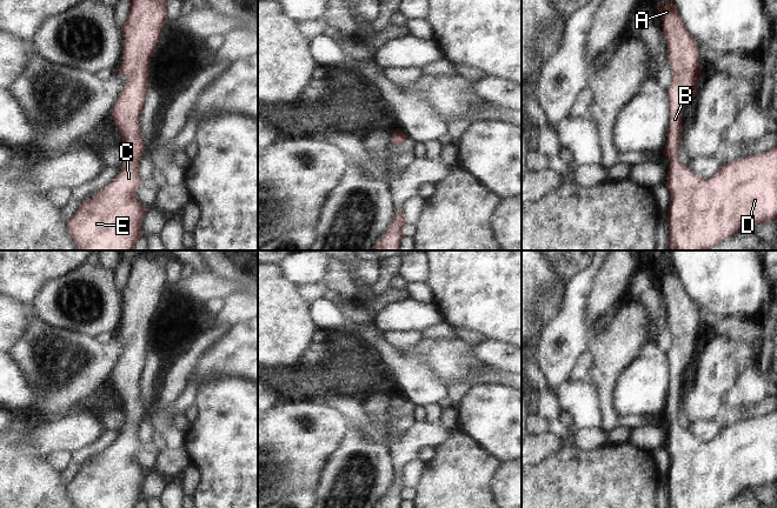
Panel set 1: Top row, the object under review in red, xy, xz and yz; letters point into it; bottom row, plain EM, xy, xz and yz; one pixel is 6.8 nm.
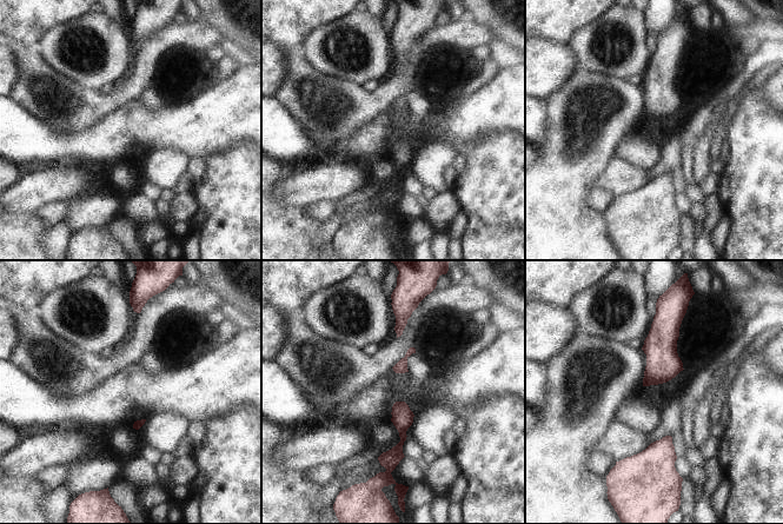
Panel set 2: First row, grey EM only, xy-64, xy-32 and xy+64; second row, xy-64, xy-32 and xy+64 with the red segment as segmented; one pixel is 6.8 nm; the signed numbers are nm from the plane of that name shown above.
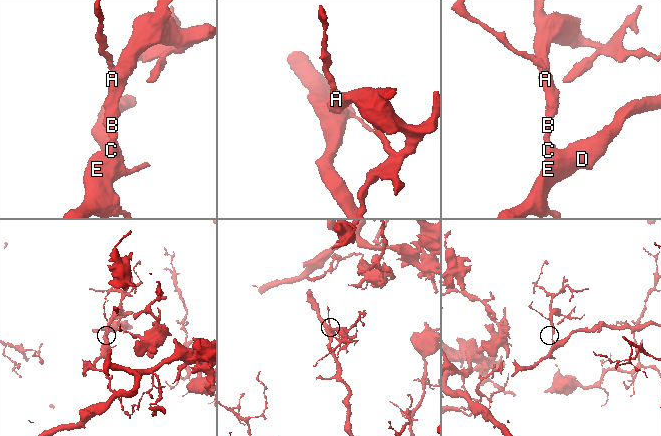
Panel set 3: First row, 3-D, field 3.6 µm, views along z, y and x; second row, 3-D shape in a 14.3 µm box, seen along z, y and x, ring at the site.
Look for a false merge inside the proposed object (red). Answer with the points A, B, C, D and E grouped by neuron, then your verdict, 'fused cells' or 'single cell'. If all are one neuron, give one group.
A B C D E; single cell

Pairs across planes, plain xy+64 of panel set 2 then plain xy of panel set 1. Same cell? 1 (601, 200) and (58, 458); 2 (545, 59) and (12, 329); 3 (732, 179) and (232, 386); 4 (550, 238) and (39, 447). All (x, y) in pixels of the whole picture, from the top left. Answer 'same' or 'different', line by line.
1: same
2: same
3: same
4: different

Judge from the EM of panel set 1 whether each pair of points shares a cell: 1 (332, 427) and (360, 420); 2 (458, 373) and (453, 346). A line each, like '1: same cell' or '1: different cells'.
1: different cells
2: same cell

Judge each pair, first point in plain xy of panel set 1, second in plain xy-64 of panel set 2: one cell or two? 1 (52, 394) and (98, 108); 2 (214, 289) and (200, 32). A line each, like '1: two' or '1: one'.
1: one
2: one

